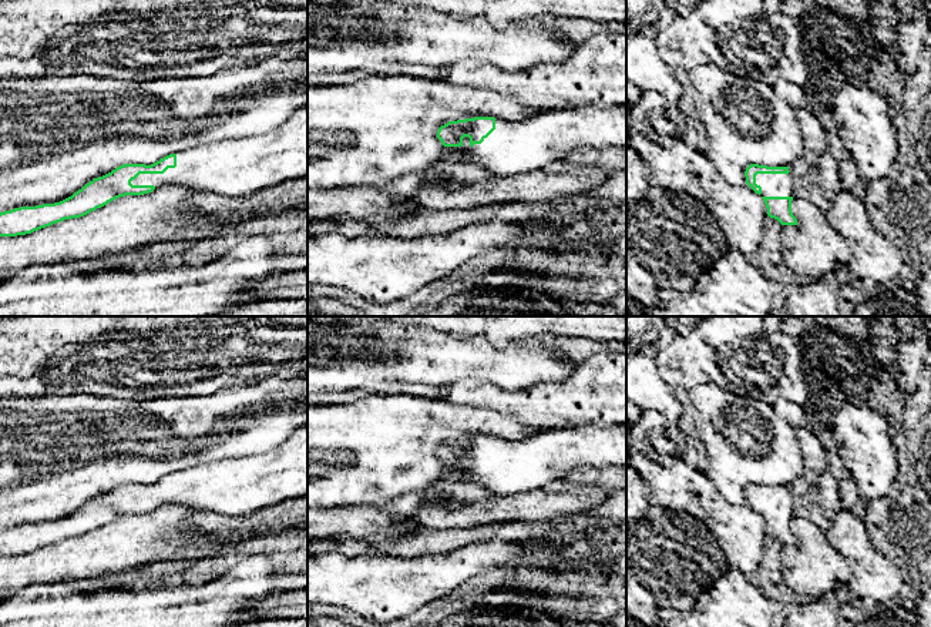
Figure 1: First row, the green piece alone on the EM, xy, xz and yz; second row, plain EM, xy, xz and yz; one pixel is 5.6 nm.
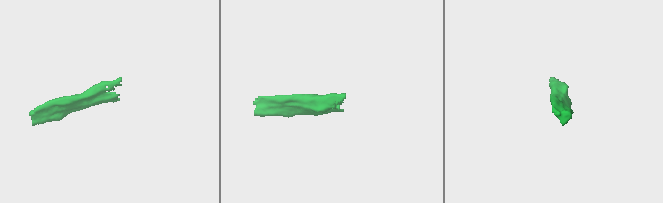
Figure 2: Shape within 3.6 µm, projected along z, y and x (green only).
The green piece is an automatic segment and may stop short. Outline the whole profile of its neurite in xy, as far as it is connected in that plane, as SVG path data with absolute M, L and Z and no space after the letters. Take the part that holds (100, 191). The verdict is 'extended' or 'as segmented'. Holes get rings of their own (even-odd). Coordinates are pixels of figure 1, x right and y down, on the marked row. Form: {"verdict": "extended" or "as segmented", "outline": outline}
{"verdict": "extended", "outline": "M307 107L269 133L205 142L151 165L124 164L60 202L0 212L0 237L31 234L84 217L120 197L148 194L164 185L241 198L306 177Z"}

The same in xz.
{"verdict": "extended", "outline": "M581 105L532 114L521 120L474 117L448 121L437 131L437 138L444 147L463 147L464 137L470 138L468 160L493 175L505 178L541 170L582 148L626 148L626 105L615 108Z"}

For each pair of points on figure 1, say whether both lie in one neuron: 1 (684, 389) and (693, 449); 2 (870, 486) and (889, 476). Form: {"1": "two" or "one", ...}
{"1": "two", "2": "one"}

